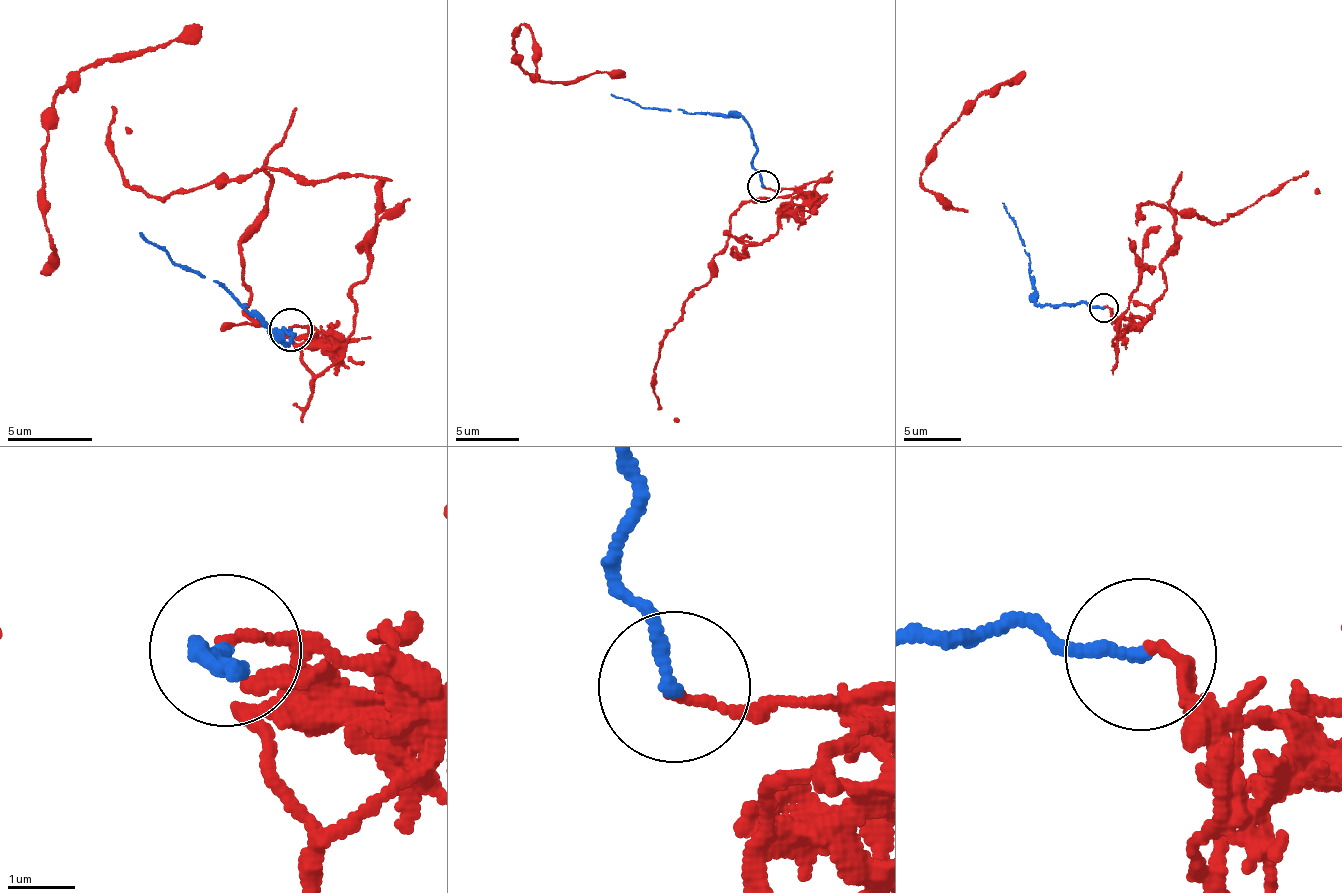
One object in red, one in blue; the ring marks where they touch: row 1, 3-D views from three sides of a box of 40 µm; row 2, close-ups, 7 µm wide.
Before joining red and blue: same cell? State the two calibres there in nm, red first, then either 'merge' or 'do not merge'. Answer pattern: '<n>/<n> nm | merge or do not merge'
130/200 nm | do not merge

